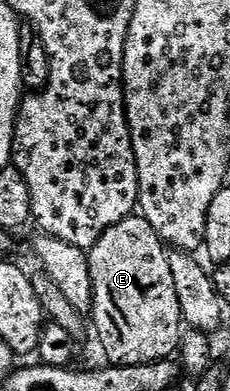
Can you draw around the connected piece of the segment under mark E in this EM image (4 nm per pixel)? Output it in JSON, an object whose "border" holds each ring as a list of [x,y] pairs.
{"border":[[[132,214],[126,216],[115,226],[109,226],[105,234],[87,252],[87,261],[89,262],[89,274],[93,284],[93,306],[91,307],[90,319],[95,319],[95,332],[99,335],[99,344],[103,347],[103,352],[108,356],[110,363],[115,366],[137,366],[138,364],[153,364],[157,360],[166,360],[178,349],[179,338],[181,335],[181,325],[183,324],[183,315],[181,306],[177,302],[177,289],[173,287],[173,274],[169,274],[169,252],[162,240],[149,226],[149,222],[141,214]]]}

